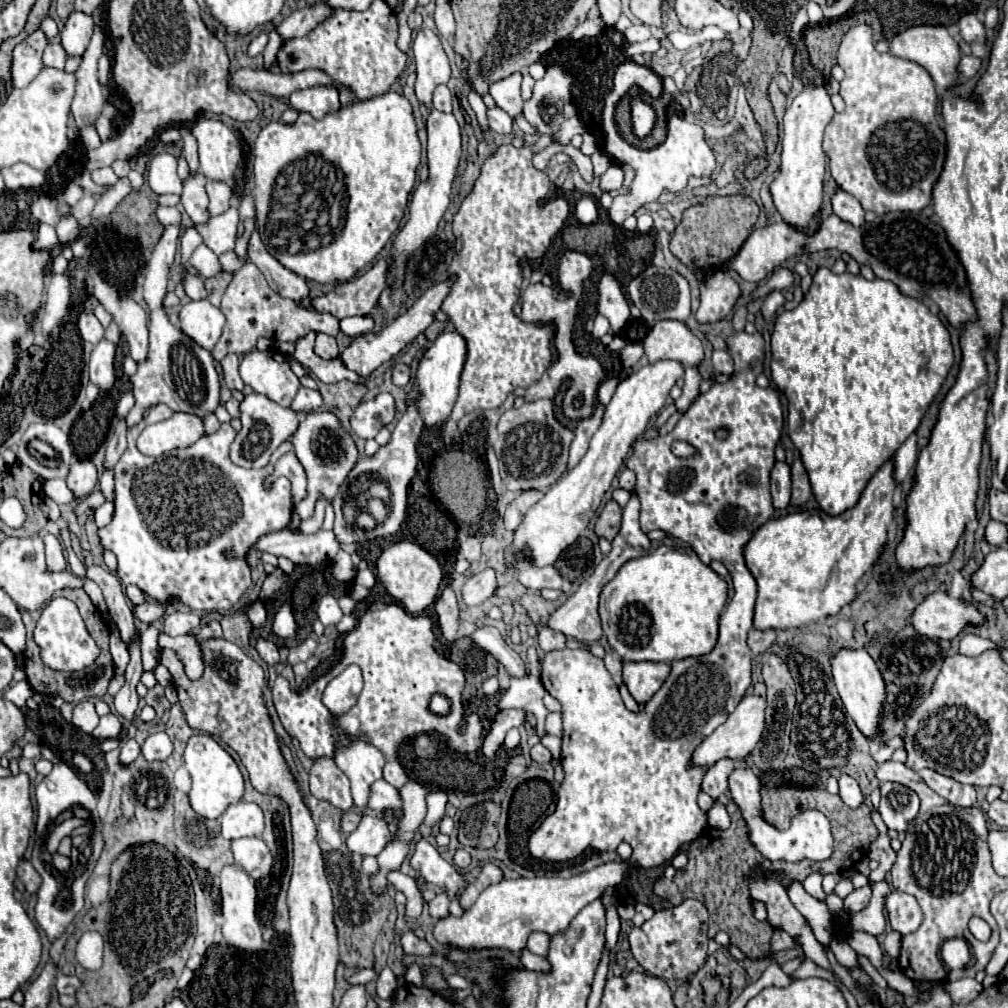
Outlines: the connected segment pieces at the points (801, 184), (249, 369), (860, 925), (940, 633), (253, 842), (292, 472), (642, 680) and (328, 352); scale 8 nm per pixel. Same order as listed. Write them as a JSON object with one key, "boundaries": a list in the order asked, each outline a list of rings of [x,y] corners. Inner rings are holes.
{"boundaries":[[[[814,84],[804,86],[804,90],[792,100],[792,104],[786,108],[784,114],[782,166],[778,178],[770,186],[770,192],[784,222],[792,224],[798,230],[806,230],[810,218],[818,212],[822,204],[822,182],[826,166],[826,156],[822,152],[822,136],[824,128],[832,122],[832,118],[834,118],[834,108],[830,104],[826,88]]],[[[270,348],[266,352],[260,352],[260,350],[248,352],[240,362],[240,376],[242,376],[244,384],[248,384],[254,392],[268,396],[270,400],[274,400],[276,404],[280,404],[284,408],[288,408],[292,404],[292,400],[300,388],[300,378],[290,368],[290,356],[282,354],[276,348]]],[[[878,882],[878,884],[870,884],[872,886],[872,900],[870,904],[852,914],[852,928],[862,930],[862,932],[870,932],[870,934],[882,934],[886,928],[886,918],[884,918],[884,900],[890,894],[890,886],[886,882]]],[[[946,592],[928,594],[910,614],[914,630],[926,638],[950,640],[962,632],[966,624],[984,622],[982,614],[964,600],[950,598]]],[[[238,838],[232,840],[232,856],[234,862],[244,868],[246,872],[252,872],[260,866],[262,858],[268,854],[268,848],[262,838]]],[[[294,452],[284,454],[276,466],[274,466],[276,476],[286,476],[292,484],[292,502],[298,504],[302,498],[306,498],[306,474],[302,470],[302,464],[298,462]]],[[[622,662],[622,678],[636,702],[646,704],[670,674],[664,662]]],[[[318,334],[318,336],[316,336],[314,352],[316,352],[320,358],[336,358],[336,356],[338,356],[336,340],[334,340],[332,336],[328,336],[328,334]]]]}

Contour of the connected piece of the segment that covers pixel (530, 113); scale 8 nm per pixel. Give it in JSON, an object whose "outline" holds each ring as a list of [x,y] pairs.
{"outline":[[[548,66],[546,76],[538,80],[534,86],[534,96],[528,102],[524,102],[524,118],[538,130],[538,134],[550,134],[556,140],[558,134],[562,134],[564,138],[562,146],[566,146],[570,138],[580,130],[576,130],[576,126],[572,124],[554,124],[554,122],[546,124],[542,120],[542,108],[550,104],[560,106],[562,96],[570,96],[572,80],[574,78],[562,66]]]}

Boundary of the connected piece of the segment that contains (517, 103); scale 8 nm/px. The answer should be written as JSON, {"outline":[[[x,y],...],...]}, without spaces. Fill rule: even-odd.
{"outline":[[[514,72],[494,84],[490,84],[488,92],[494,98],[494,102],[508,112],[512,118],[516,118],[518,114],[522,114],[522,96],[520,96],[520,82],[522,82],[522,74]]]}

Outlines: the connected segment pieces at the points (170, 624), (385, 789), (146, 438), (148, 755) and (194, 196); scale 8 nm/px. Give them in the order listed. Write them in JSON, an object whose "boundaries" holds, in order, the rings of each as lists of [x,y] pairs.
{"boundaries":[[[[174,612],[164,618],[164,634],[168,636],[190,634],[198,626],[200,626],[200,616],[192,612]]],[[[378,780],[370,786],[370,794],[368,794],[368,806],[376,812],[382,812],[382,808],[396,808],[400,810],[402,800],[398,796],[398,790],[394,786],[390,786],[386,780]]],[[[176,412],[168,420],[146,426],[137,440],[137,448],[146,455],[162,456],[164,452],[192,446],[202,434],[202,418]]],[[[154,732],[142,744],[142,754],[146,760],[166,760],[172,754],[172,742],[166,732]]],[[[190,172],[182,184],[184,188],[182,188],[180,202],[182,202],[186,214],[192,218],[194,224],[204,224],[210,218],[210,214],[206,210],[208,196],[206,196],[204,184],[206,184],[206,178],[202,172],[194,172],[194,174]]]]}

